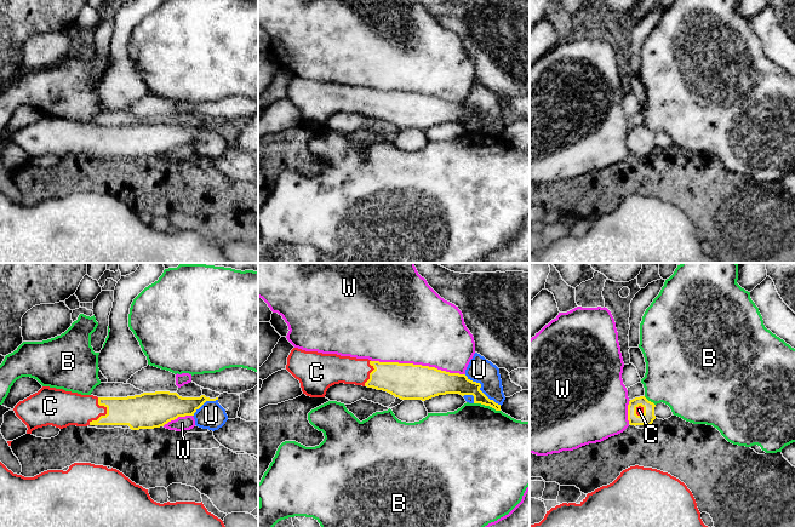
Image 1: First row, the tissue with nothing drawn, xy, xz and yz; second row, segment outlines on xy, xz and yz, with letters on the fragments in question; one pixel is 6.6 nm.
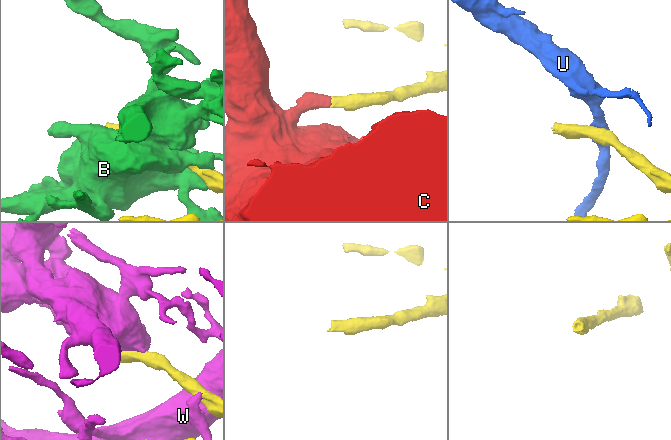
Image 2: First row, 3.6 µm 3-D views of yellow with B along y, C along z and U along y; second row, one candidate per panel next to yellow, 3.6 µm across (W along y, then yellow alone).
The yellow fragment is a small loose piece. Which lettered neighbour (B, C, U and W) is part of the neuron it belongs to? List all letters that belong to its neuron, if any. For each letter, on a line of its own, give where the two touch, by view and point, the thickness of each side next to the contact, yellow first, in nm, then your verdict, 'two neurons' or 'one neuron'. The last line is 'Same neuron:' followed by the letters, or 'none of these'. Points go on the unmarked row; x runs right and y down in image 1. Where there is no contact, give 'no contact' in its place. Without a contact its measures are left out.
B: meets yellow in xz at (487, 133); 130 nm thick on the yellow side, 480 nm on the other; two neurons
C: meets yellow in xy at (107, 142); 240 nm thick on the yellow side, 220 nm on the other; one neuron
U: meets yellow in xz at (479, 118); 150 nm thick on the yellow side, 160 nm on the other; two neurons
W: meets yellow in xz at (418, 93); 240 nm thick on the yellow side, 480 nm on the other; two neurons
Same neuron: C

